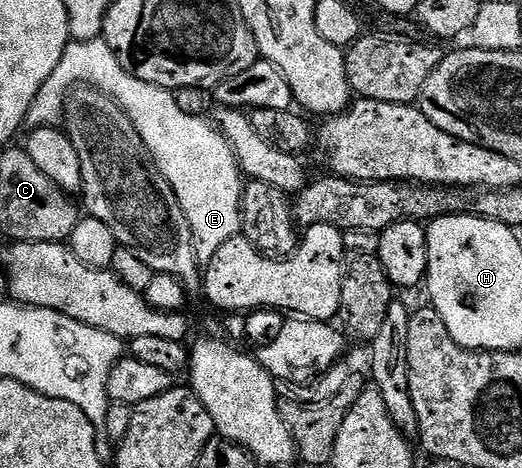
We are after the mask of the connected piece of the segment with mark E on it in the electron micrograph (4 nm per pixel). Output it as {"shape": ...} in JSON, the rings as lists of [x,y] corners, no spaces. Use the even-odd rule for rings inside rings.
{"shape":[[[103,37],[88,39],[87,41],[71,41],[67,49],[63,49],[63,57],[59,57],[59,65],[55,65],[51,77],[43,81],[43,89],[35,93],[35,101],[31,101],[31,109],[27,109],[25,127],[55,127],[65,117],[65,97],[70,90],[78,85],[94,87],[96,91],[102,91],[109,98],[113,99],[127,113],[131,125],[139,133],[149,158],[159,169],[159,173],[171,185],[183,213],[187,217],[187,225],[191,225],[191,237],[195,245],[195,257],[198,264],[208,265],[211,257],[219,253],[219,248],[227,245],[227,241],[238,238],[242,234],[241,229],[241,192],[243,190],[243,176],[241,168],[237,166],[226,142],[221,138],[218,128],[212,122],[200,119],[189,111],[184,111],[177,104],[178,96],[168,91],[165,87],[151,85],[147,81],[139,81],[111,53],[111,45]]]}

